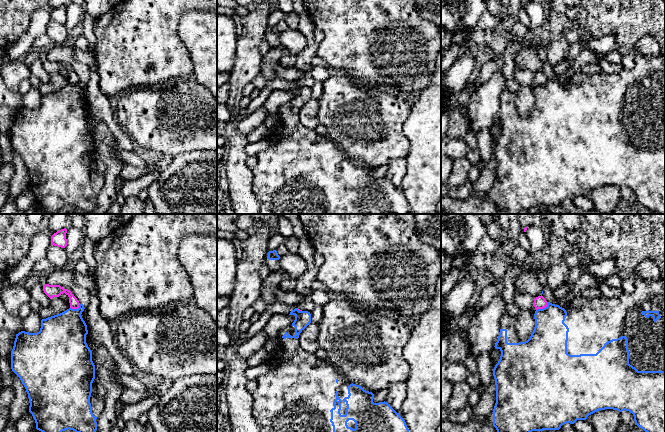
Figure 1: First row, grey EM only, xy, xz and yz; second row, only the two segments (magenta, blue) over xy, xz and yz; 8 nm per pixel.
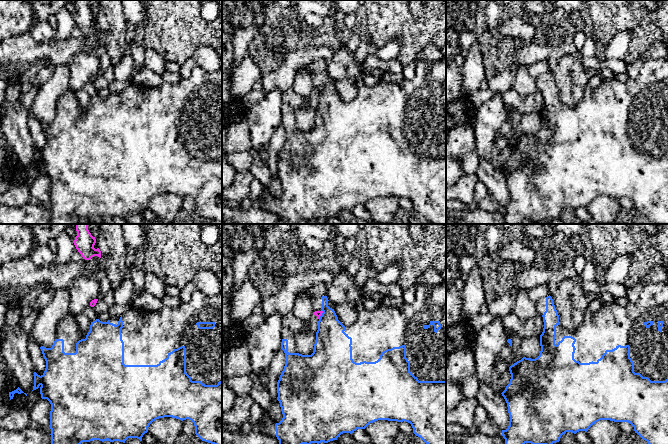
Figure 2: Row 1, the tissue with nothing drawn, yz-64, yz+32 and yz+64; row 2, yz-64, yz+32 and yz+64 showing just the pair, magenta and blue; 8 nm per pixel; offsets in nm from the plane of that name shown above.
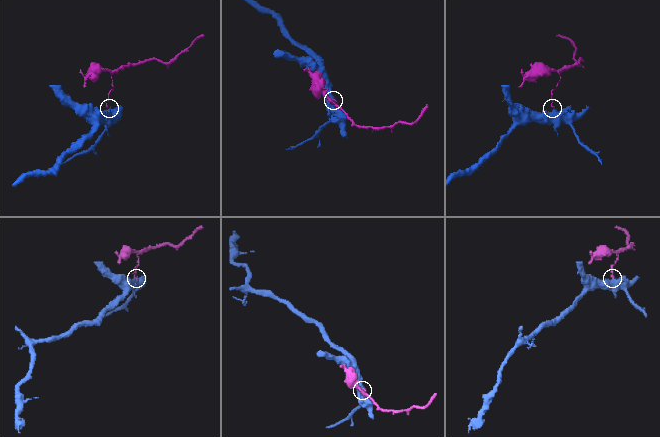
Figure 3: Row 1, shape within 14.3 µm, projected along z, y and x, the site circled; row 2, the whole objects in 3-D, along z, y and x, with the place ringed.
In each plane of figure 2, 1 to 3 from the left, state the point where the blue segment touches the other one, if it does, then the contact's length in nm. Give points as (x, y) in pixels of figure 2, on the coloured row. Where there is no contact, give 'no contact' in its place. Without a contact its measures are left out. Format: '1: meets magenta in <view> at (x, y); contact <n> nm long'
1: no contact
2: meets magenta in yz+32 at (321, 314); contact 80 nm long
3: no contact

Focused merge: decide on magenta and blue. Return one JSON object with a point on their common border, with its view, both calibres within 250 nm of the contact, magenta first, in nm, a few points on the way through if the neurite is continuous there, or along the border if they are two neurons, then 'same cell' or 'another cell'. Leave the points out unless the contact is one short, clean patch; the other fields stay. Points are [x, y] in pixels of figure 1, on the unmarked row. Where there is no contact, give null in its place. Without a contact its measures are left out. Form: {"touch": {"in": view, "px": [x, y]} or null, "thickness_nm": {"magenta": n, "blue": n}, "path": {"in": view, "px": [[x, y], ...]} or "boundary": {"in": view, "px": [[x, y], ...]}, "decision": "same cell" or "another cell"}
{"touch": {"in": "yz", "px": [542, 84]}, "thickness_nm": {"magenta": 100, "blue": 300}, "boundary": {"in": "yz", "px": [[547, 78], [544, 83], [536, 86]]}, "decision": "another cell"}

